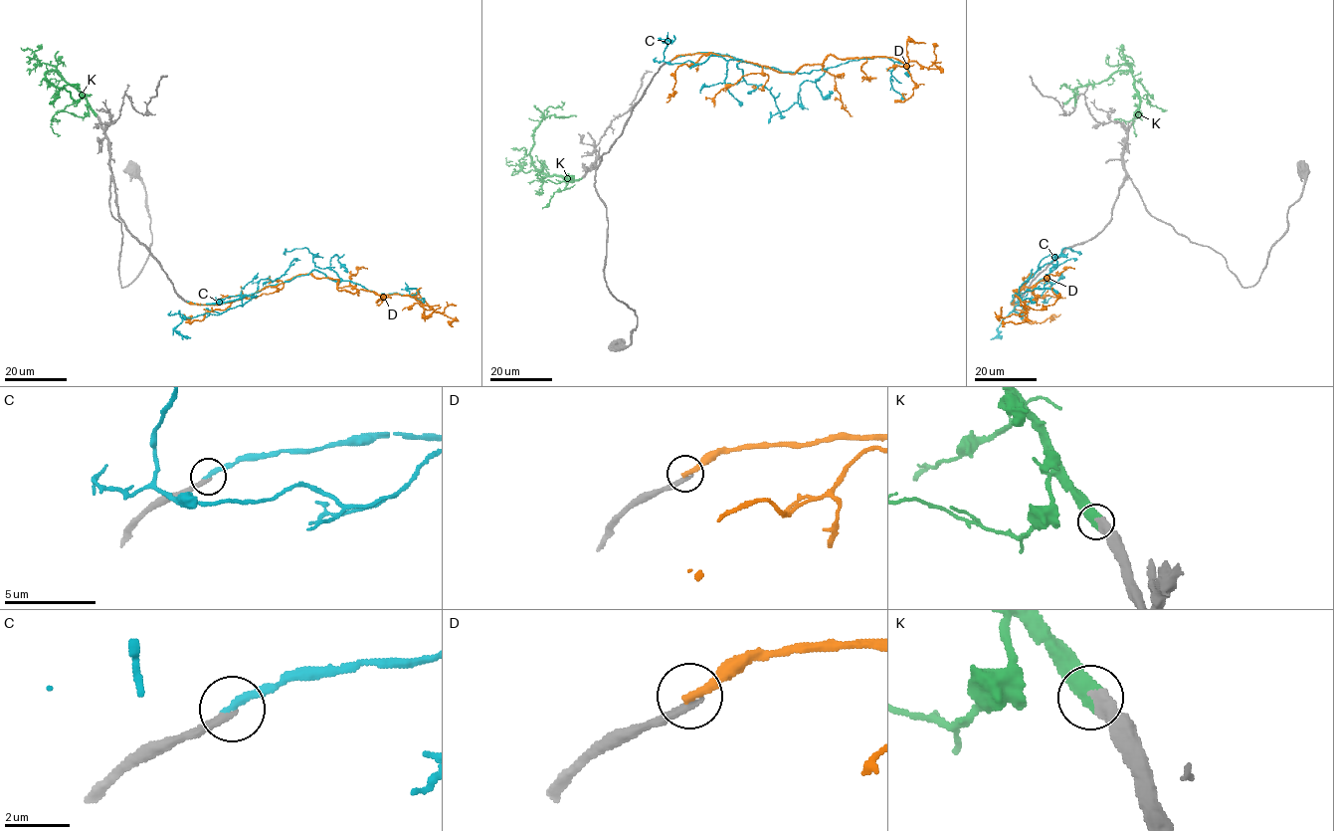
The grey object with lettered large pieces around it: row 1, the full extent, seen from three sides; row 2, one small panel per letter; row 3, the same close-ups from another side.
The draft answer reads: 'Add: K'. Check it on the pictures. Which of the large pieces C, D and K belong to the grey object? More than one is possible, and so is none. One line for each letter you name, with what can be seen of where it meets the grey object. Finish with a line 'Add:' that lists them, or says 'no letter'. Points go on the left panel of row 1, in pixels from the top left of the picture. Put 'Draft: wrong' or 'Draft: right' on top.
Draft: right
K: contact (95, 114)
Add: K

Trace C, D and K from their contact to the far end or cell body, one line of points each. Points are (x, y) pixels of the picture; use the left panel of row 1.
C: (188, 301), (227, 303), (313, 270), (376, 294), (409, 294), (406, 288), (416, 293)
D: (187, 302), (221, 304), (309, 273), (352, 294), (410, 295), (424, 315), (443, 313), (453, 326)
K: (95, 114), (88, 101), (56, 71), (45, 73), (49, 84), (66, 89), (76, 101), (92, 95)

